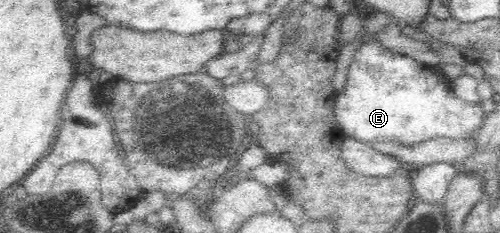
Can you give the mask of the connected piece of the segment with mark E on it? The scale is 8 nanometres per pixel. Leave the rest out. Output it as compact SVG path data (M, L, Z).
M376 41L364 43L351 62L345 89L336 95L334 103L335 122L339 123L343 137L357 141L403 141L419 143L431 137L463 137L469 131L476 131L483 123L480 105L471 105L459 101L457 97L449 99L449 94L437 85L433 74L420 62L403 54L395 53Z

